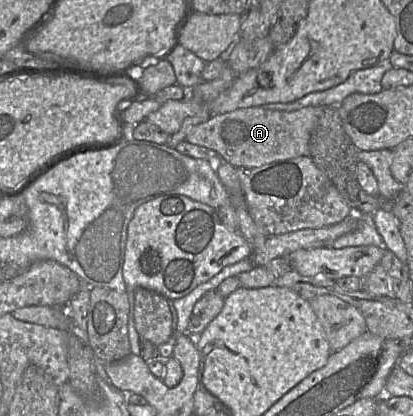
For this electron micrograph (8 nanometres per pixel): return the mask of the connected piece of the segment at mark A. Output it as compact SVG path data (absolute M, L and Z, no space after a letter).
M309 106L284 112L263 107L241 108L211 116L206 122L192 127L185 141L215 151L235 168L254 168L272 162L309 155L309 140L324 107Z

